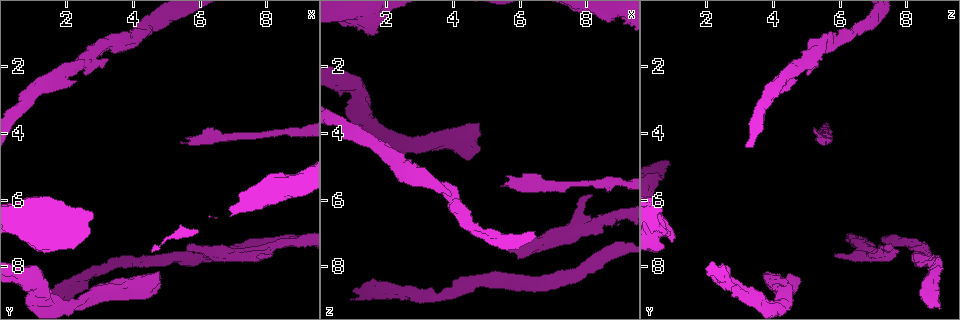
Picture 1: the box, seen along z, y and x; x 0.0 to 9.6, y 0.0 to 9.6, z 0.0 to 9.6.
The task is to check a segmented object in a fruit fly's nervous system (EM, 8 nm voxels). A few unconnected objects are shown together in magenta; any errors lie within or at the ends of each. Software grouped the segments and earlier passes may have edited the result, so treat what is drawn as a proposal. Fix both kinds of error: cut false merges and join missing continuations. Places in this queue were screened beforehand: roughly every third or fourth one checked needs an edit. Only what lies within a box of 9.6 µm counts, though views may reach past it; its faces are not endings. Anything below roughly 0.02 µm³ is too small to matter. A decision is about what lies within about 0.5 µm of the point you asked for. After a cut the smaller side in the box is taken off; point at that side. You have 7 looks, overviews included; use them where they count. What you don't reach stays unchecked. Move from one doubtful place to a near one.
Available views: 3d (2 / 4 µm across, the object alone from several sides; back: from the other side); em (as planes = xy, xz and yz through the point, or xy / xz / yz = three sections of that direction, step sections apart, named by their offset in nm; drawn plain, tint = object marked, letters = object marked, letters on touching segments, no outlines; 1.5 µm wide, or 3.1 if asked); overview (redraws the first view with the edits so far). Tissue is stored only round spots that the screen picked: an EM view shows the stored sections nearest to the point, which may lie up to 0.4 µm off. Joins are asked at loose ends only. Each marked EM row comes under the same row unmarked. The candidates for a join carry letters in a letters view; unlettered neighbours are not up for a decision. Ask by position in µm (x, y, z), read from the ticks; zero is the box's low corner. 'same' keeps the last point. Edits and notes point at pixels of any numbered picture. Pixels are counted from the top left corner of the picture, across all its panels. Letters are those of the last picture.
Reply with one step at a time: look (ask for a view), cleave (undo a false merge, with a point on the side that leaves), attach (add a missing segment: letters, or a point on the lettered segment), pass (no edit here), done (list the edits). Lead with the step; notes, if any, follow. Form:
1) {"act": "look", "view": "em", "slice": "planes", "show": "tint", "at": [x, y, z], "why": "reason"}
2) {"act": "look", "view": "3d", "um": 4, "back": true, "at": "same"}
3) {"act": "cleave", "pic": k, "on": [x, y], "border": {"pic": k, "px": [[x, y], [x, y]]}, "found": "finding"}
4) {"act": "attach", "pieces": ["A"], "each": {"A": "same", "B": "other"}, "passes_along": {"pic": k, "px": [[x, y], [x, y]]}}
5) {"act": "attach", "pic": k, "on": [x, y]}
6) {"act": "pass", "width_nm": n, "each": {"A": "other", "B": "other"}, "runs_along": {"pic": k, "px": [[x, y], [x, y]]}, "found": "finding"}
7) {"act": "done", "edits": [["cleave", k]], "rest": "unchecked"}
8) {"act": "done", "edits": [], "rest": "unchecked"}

{"act": "look", "view": "3d", "um": 2, "back": true, "at": [8.15, 7.60, 5.80], "why": "branch stops here"}

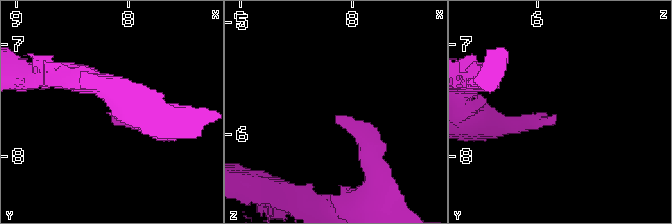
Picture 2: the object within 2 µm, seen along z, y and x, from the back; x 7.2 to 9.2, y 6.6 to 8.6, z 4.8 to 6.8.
{"act": "look", "view": "em", "slice": "planes", "show": "letters", "at": [8.14, 7.64, 5.82]}

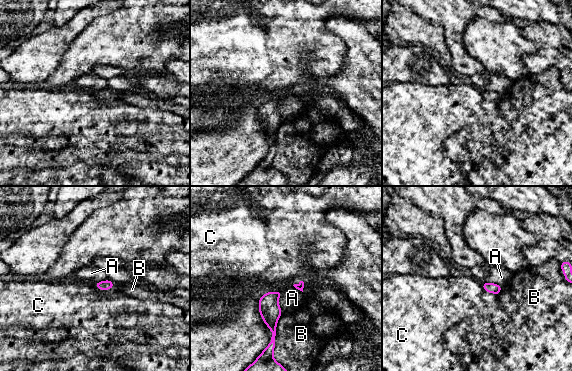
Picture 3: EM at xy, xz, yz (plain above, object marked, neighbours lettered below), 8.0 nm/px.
{"act": "pass", "each": {"A": "other", "B": "other", "C": "other"}, "border": {"pic": 3, "px": [[93, 283], [99, 289], [115, 285]]}, "found": "no lettered segment goes on from it"}

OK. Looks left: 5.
{"act": "look", "view": "3d", "um": 4, "at": [5.60, 7.45, 7.30], "why": "free end"}

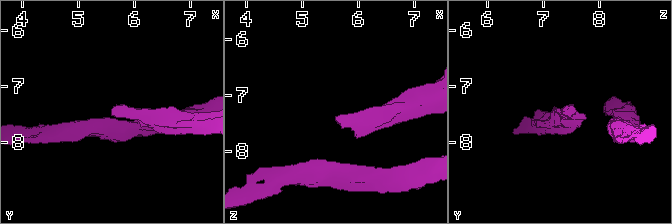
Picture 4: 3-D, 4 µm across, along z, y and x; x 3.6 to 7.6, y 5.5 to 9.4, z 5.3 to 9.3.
{"act": "look", "view": "em", "slice": "yz", "step": 4, "show": "letters", "at": [5.55, 7.50, 7.35], "why": "need the tissue"}

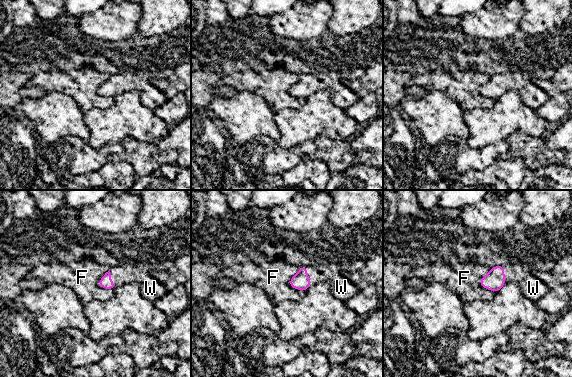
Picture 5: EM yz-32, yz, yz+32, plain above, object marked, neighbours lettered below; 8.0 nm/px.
{"act": "attach", "pieces": ["W"], "longest_contact_nm": ["F", 200], "each": {"F": "other", "W": "same"}, "found": "the neuron continues"}

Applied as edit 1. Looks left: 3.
{"act": "look", "view": "3d", "um": 2, "at": [1.60, 7.15, 1.15], "why": "stops while still wide"}

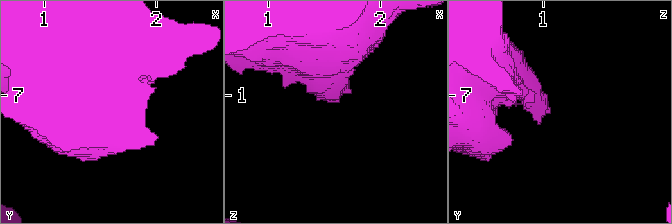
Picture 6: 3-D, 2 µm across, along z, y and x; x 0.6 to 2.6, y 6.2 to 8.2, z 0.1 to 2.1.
{"act": "look", "view": "em", "slice": "planes", "show": "letters", "at": [1.62, 7.14, 1.10], "why": "shape alone is not enough"}

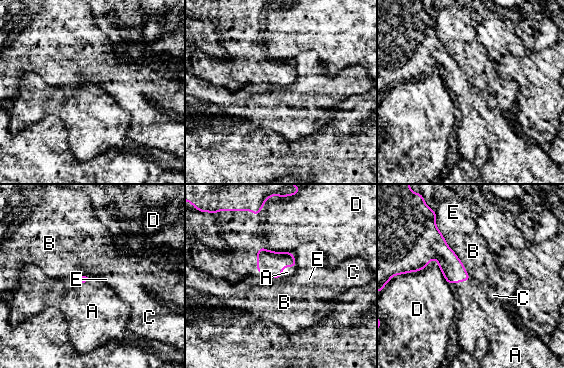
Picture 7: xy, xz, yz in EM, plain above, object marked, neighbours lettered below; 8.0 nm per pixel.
{"act": "attach", "pieces": ["A"], "each": {"A": "same", "B": "other", "C": "other", "D": "other", "E": "other"}, "passes_along": {"pic": 7, "px": [[271, 263], [284, 266], [287, 272]]}, "found": "it goes on there"}

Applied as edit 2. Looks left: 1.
{"act": "done", "edits": [["attach", 5], ["attach", 7]], "rest": "unchecked"}

